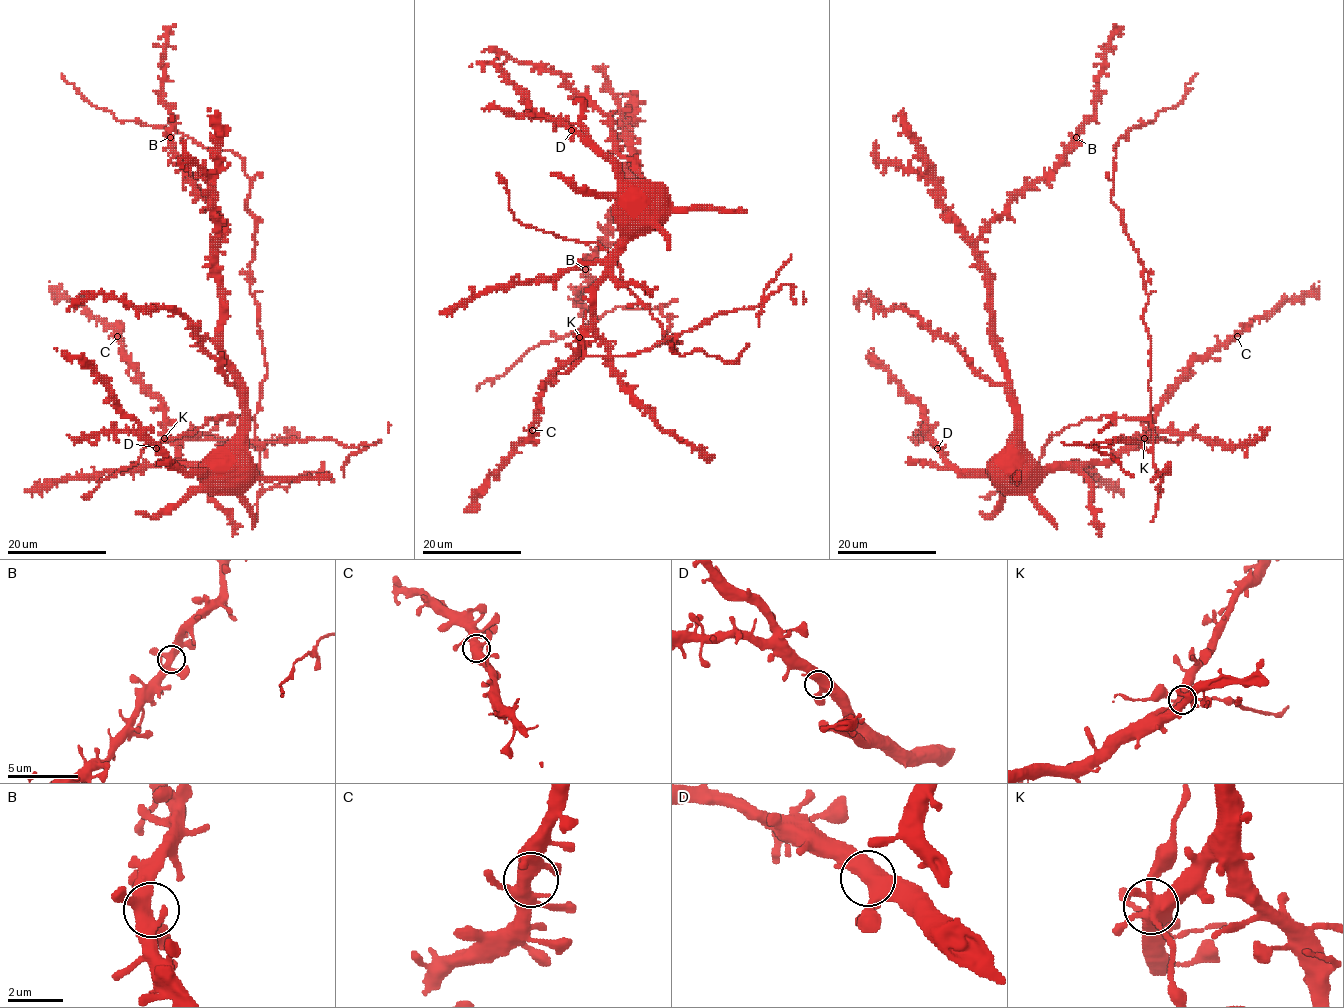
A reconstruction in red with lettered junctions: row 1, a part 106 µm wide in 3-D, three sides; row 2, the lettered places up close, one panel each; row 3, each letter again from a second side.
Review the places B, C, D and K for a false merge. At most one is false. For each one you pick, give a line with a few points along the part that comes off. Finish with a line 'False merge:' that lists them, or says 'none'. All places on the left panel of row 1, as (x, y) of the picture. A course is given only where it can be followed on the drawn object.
K: Course of the part to remove: (164, 438), (276, 443), (334, 439), (346, 447), (376, 443)
False merge: K

